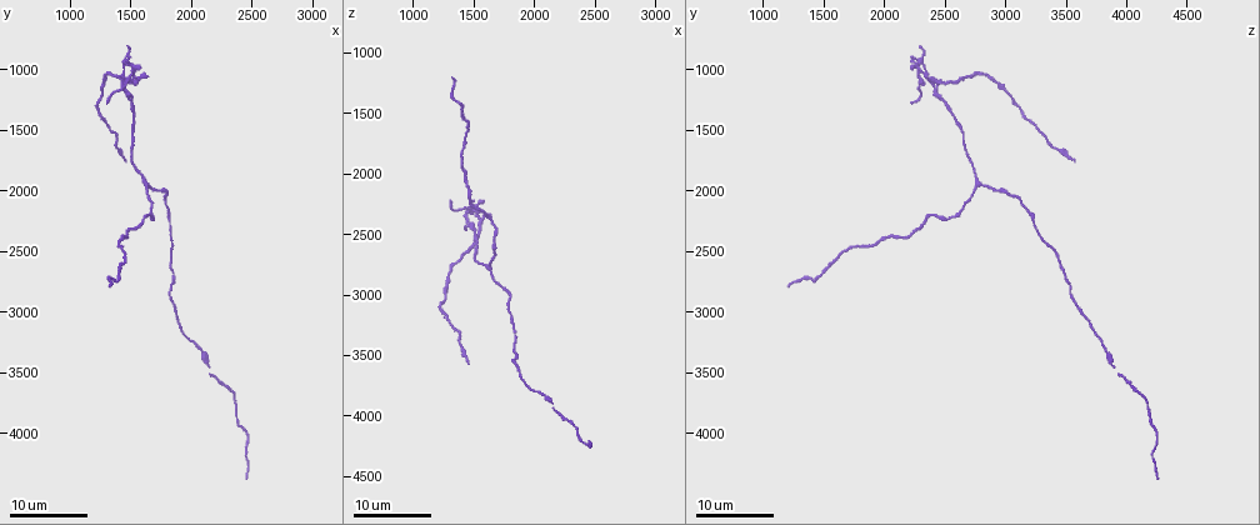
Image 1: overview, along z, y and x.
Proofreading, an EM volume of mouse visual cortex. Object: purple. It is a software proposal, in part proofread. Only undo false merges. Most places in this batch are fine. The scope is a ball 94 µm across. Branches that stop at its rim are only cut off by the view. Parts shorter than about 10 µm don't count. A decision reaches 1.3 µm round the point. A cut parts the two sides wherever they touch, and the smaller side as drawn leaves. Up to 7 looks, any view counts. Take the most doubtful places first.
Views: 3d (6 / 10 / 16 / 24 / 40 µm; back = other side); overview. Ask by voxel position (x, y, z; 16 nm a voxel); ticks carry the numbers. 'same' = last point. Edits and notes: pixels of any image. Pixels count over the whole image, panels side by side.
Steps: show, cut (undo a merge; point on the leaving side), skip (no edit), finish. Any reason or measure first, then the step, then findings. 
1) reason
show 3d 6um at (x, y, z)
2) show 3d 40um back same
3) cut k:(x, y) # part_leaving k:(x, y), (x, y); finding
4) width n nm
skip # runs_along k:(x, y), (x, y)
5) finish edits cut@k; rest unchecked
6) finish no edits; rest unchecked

three-way junction
show 3d 16um at (1620, 1940, 2780)

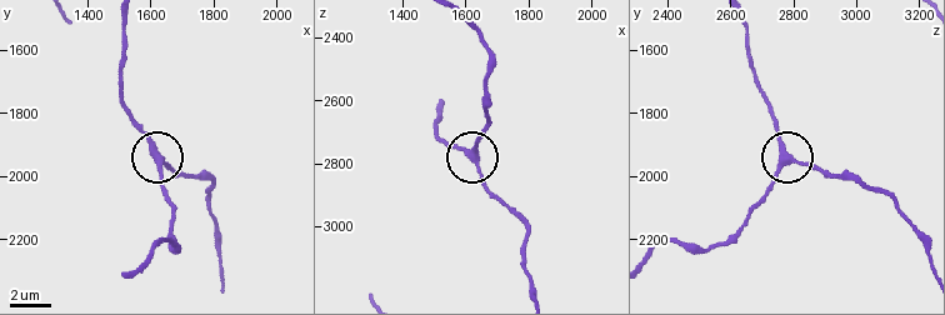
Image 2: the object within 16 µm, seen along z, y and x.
show 3d 6um at (1620, 1950, 2770)

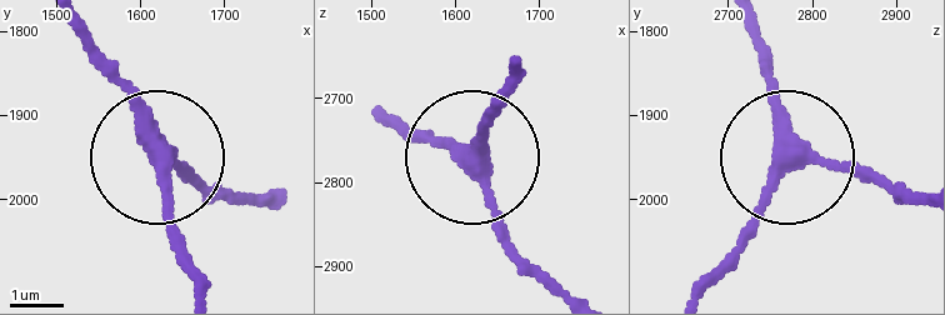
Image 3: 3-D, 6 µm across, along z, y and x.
width 290 nm
skip # runs_along 3:(895, 201), (859, 170), (796, 161), (711, 286); one neuron here

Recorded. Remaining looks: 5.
sudden change in width
show 3d 16um at (2120, 3420, 3860)

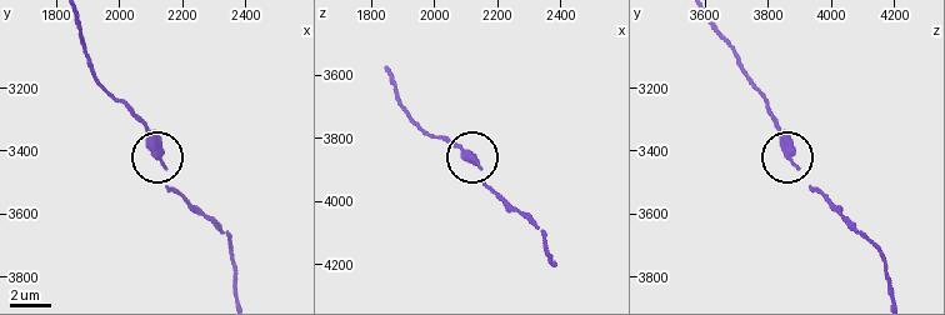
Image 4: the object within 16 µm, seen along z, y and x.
zoom in
show 3d 6um at (2130, 3410, 3860)

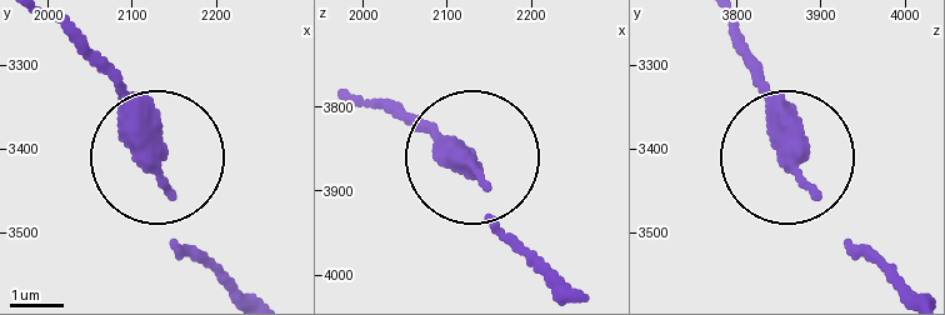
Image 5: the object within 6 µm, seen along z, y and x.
width 330 nm
skip # runs_along 5:(64, 28), (158, 163), (184, 251); continuous, no second neuron

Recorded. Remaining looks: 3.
thin neck
show 3d 16um at (1660, 2220, 2420)

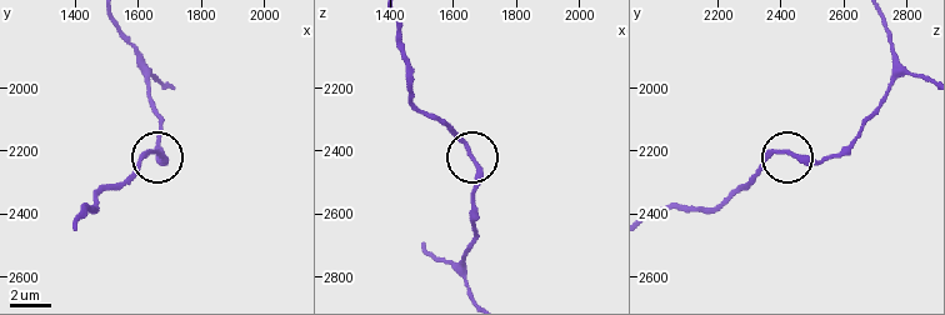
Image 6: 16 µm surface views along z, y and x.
show 3d 6um at (1650, 2200, 2410)

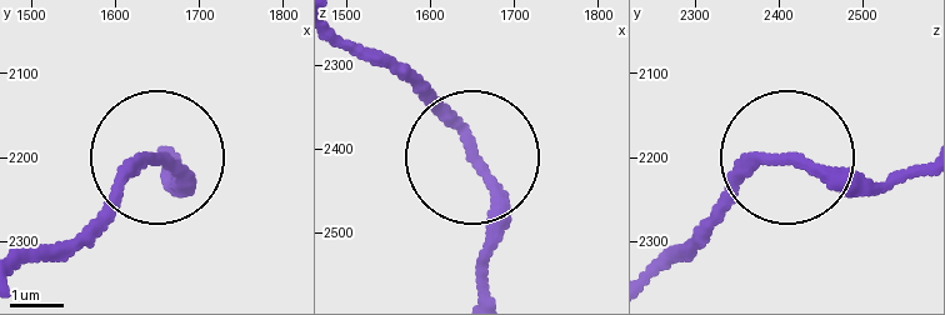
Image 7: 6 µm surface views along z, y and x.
skip # one neuron here

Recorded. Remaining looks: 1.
finish no edits; rest unchecked

